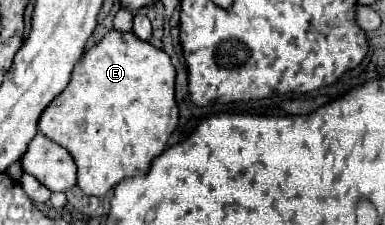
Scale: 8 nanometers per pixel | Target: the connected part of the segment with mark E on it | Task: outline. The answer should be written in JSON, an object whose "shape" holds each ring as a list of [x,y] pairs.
{"shape":[[[111,30],[99,44],[83,54],[67,88],[41,114],[39,130],[45,136],[37,134],[29,142],[29,148],[21,158],[21,166],[51,192],[67,192],[77,184],[85,194],[105,196],[121,180],[145,174],[151,168],[153,158],[165,150],[177,124],[179,108],[175,102],[175,68],[171,58],[149,42],[135,38],[133,32]]]}

